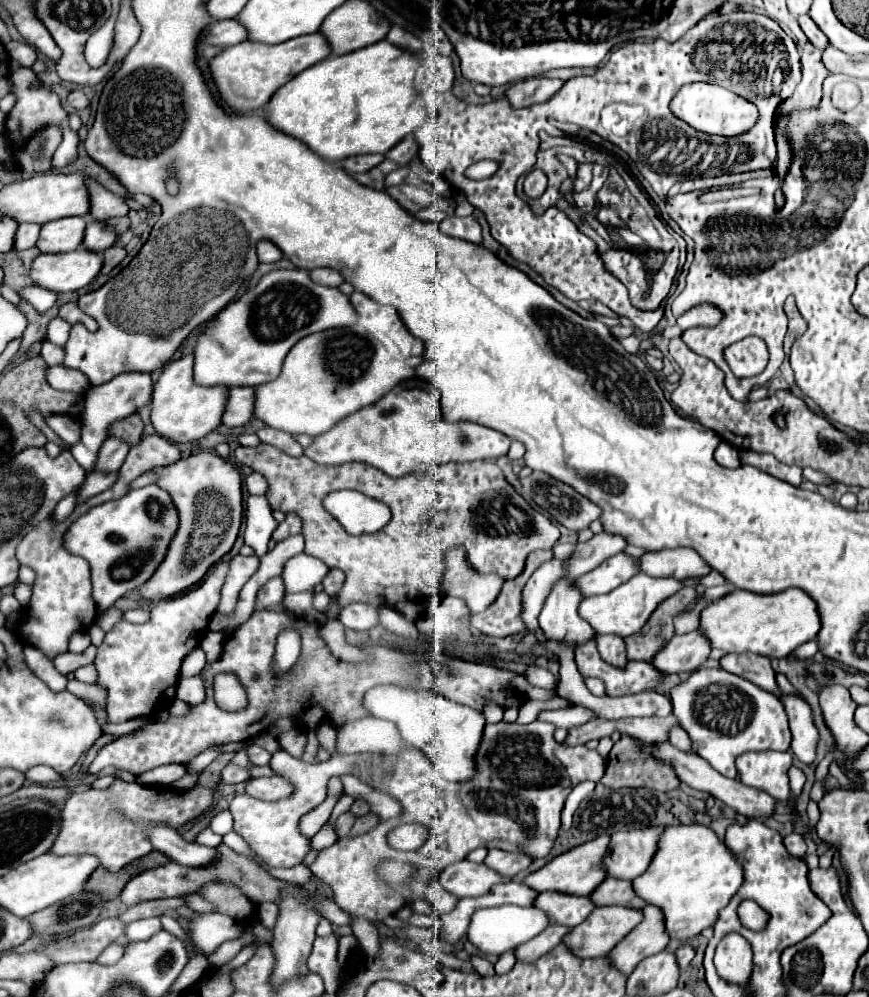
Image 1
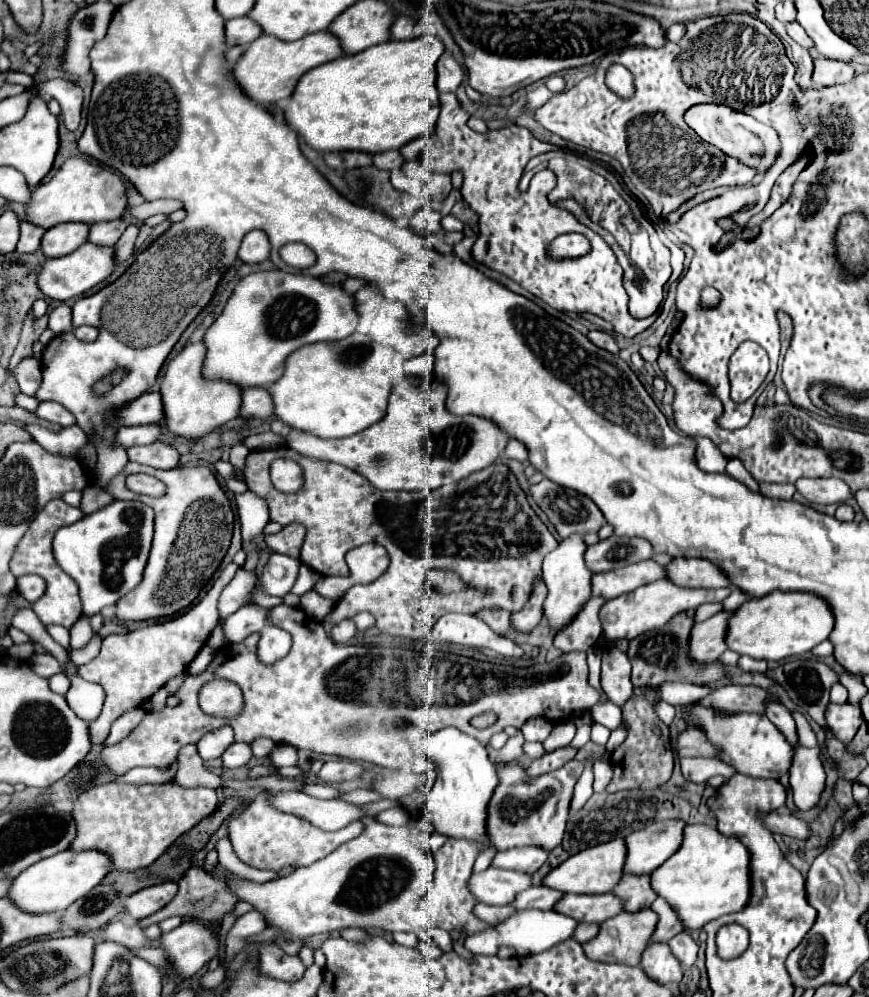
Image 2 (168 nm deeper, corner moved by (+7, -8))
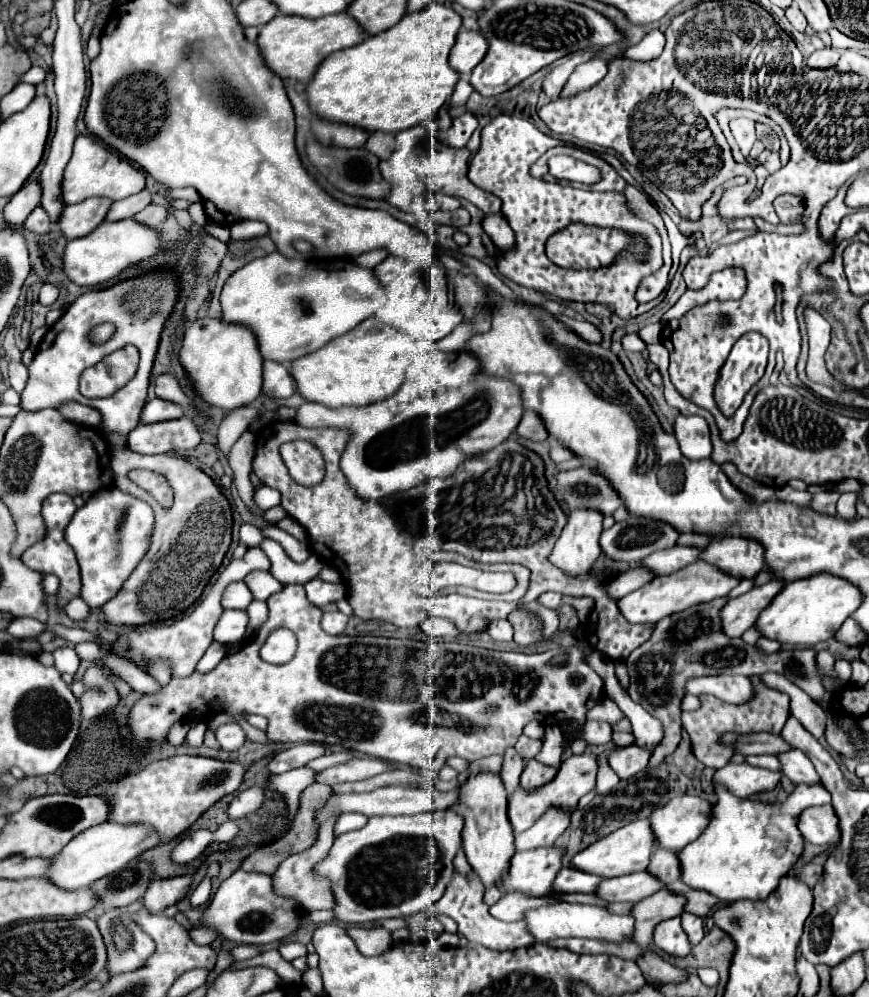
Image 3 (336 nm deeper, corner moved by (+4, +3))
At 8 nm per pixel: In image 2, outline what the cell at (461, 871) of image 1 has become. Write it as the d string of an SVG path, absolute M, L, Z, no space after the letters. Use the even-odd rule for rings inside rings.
M488 868L486 872L472 874L470 890L484 904L512 904L518 892L532 886L532 876L516 870Z

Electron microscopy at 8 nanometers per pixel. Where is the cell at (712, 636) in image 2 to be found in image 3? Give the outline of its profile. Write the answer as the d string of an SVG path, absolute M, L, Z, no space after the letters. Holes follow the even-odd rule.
M771 579L769 583L727 601L719 613L723 633L727 637L741 637L749 627L753 627L759 611L763 611L769 605L769 599L773 599L773 595L777 595L781 587L783 587L781 581Z

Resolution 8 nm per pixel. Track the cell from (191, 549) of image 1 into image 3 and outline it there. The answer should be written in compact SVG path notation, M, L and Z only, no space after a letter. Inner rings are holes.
M113 447L111 455L113 455L111 469L115 473L115 487L151 503L155 511L155 531L145 559L131 573L121 591L109 603L103 605L103 615L109 623L115 625L145 625L171 619L183 613L201 597L211 575L219 569L231 543L231 525L233 525L231 505L223 495L221 487L185 457L141 455L131 451L129 447ZM135 467L157 469L169 479L175 491L173 507L169 509L161 507L153 499L153 495L137 487L127 477L127 473Z

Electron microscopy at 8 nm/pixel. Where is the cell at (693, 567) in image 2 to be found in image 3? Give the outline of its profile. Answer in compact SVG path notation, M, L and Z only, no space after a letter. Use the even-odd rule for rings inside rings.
M737 537L713 539L701 551L699 559L739 579L745 579L745 577L751 579L765 567L761 545L753 543L751 539L737 539Z

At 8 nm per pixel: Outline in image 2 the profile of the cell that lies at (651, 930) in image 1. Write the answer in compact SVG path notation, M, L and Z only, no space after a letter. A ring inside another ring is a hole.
M656 898L652 910L660 916L656 932L652 936L654 942L668 942L672 936L682 932L682 922L678 922L678 914L674 914L674 908L664 898Z

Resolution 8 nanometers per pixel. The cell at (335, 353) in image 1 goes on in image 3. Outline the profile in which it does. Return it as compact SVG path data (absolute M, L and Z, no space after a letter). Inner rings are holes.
M365 319L353 331L331 339L325 347L291 363L291 377L297 393L311 403L321 403L329 409L365 407L387 399L401 387L409 365L411 337L395 331L389 325Z

